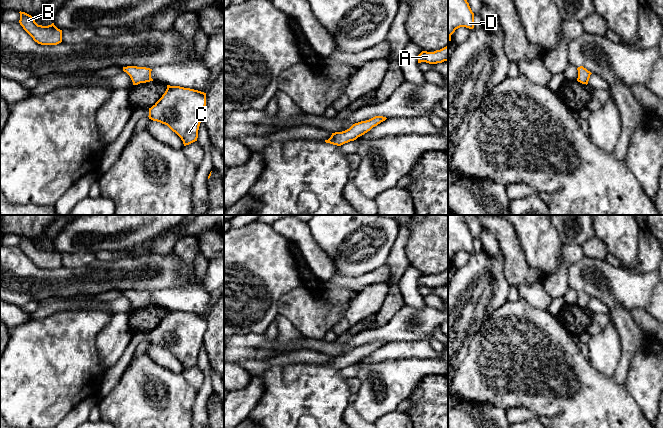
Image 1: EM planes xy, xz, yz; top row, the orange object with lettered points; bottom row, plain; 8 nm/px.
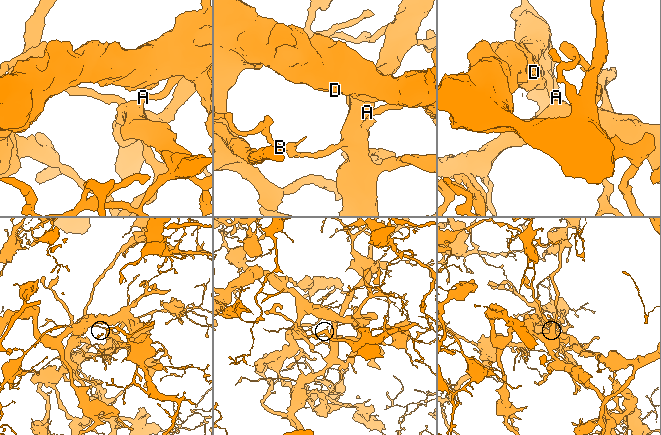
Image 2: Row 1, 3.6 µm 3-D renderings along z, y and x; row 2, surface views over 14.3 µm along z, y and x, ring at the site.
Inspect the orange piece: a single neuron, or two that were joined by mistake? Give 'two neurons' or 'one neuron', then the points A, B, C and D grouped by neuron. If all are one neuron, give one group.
two neurons; A C / B D

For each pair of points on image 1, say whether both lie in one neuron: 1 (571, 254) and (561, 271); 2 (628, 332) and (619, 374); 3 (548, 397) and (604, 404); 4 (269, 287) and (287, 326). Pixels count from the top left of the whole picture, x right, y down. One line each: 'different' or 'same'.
1: same
2: same
3: same
4: different

